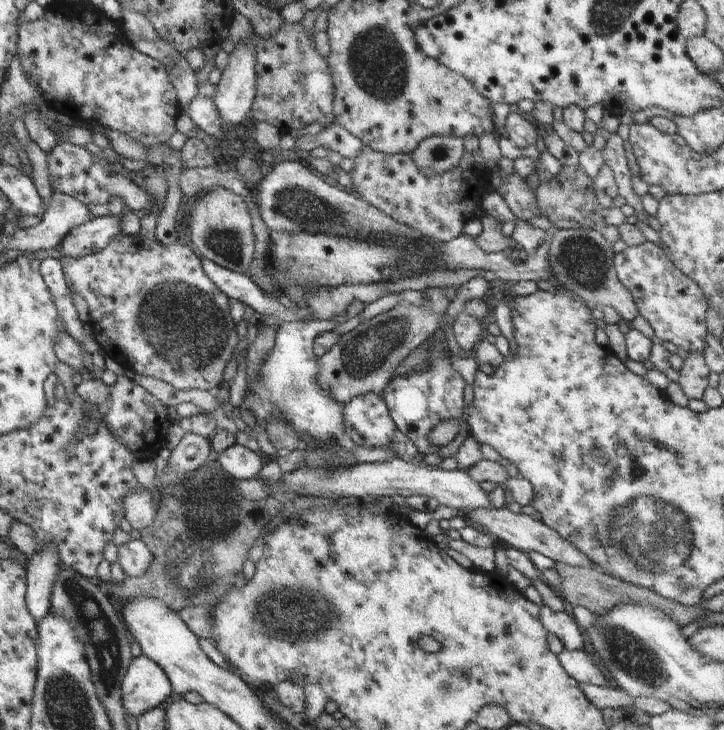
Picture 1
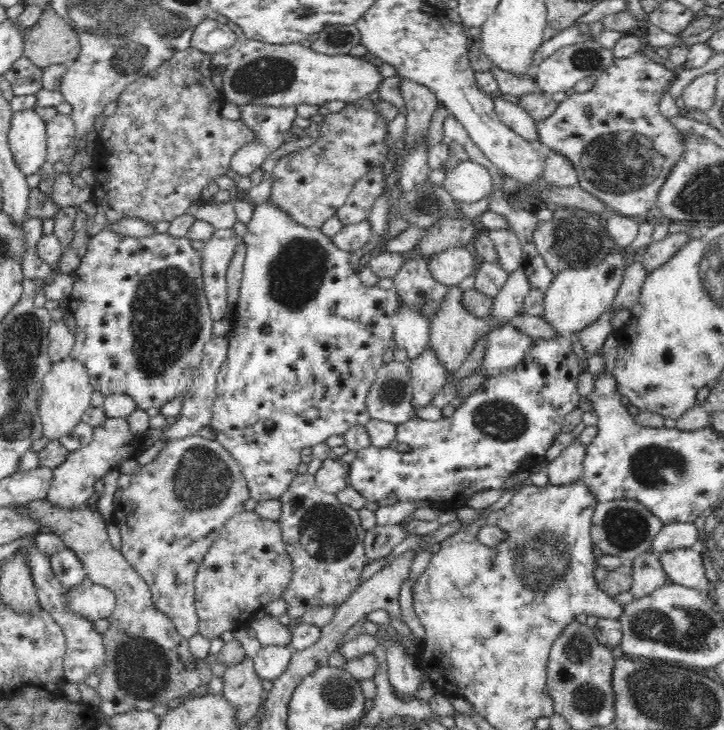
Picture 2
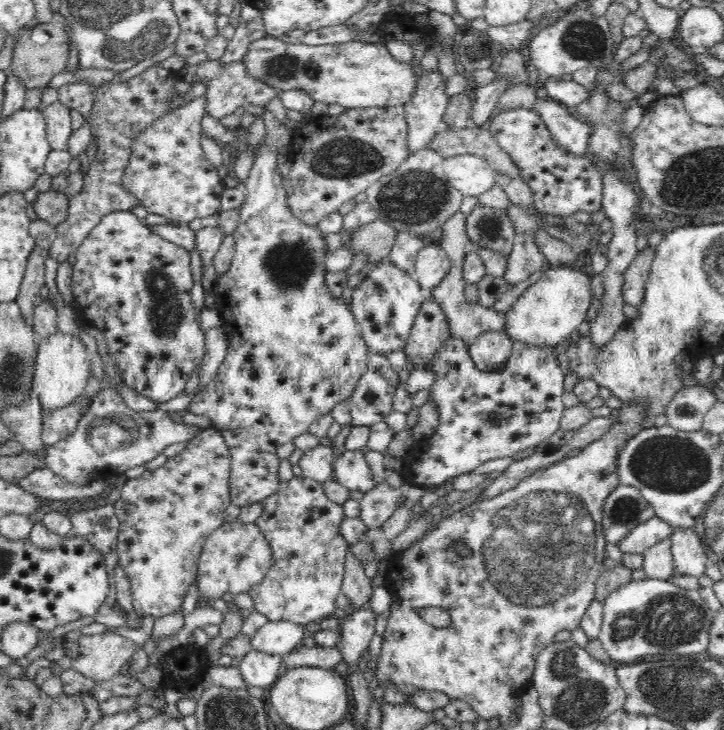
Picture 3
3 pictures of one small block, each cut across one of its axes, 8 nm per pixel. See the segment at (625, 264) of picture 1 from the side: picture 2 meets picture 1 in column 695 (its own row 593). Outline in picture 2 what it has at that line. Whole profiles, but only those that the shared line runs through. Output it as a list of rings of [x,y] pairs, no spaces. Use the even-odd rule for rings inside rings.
[[[310,474],[296,476],[288,490],[278,499],[281,502],[278,521],[282,530],[282,541],[293,564],[290,584],[281,594],[281,598],[287,602],[288,616],[291,619],[301,617],[314,606],[339,607],[358,588],[360,572],[368,563],[364,549],[366,530],[361,525],[359,511],[342,504],[337,494],[327,493],[316,487],[316,478]]]

